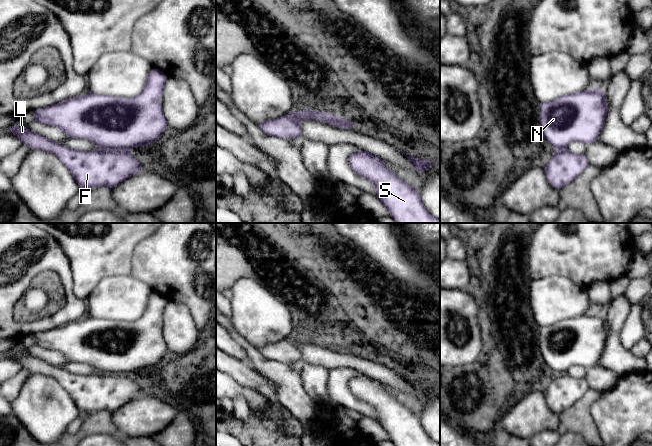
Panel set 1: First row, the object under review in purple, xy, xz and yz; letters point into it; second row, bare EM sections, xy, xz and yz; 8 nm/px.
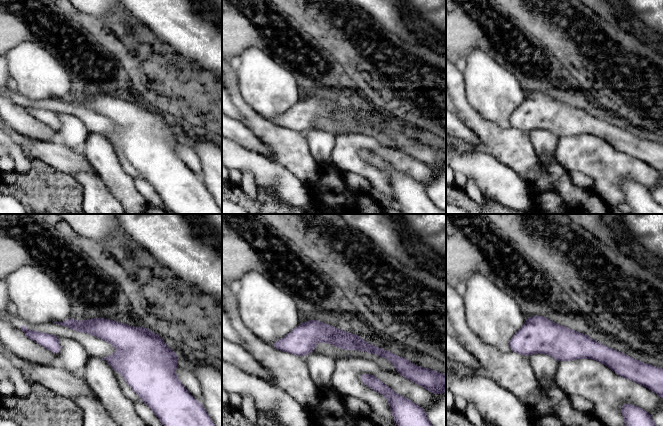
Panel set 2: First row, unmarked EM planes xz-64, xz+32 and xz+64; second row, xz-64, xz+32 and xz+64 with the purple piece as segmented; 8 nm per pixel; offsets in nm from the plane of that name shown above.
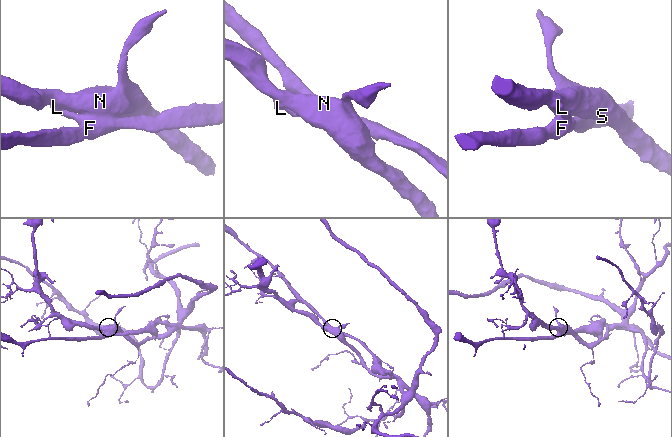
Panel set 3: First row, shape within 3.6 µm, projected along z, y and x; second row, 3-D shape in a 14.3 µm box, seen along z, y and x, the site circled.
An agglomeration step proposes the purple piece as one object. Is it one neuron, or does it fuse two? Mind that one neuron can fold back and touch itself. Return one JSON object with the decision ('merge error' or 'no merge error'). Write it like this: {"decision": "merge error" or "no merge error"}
{"decision": "merge error"}

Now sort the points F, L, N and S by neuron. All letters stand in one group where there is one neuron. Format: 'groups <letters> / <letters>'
groups F L / N S

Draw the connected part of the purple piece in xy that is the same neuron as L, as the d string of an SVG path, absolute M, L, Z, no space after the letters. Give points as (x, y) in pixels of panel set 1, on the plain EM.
M19 348L7 355L20 361L23 369L31 373L54 377L69 393L79 411L85 415L102 410L114 412L141 395L140 386L129 375L75 374L33 357Z

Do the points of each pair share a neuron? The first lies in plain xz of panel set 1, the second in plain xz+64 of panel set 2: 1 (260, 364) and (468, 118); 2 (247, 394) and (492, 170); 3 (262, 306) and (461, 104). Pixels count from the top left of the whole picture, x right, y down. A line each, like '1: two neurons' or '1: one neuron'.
1: one neuron
2: one neuron
3: two neurons

